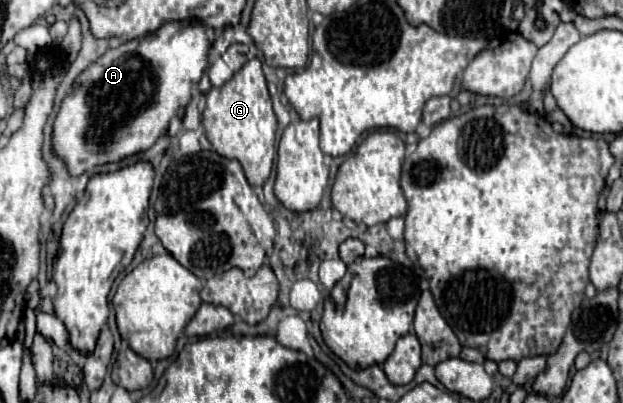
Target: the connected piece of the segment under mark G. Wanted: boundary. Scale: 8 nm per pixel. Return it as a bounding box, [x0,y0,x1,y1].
[201,58,277,186]

